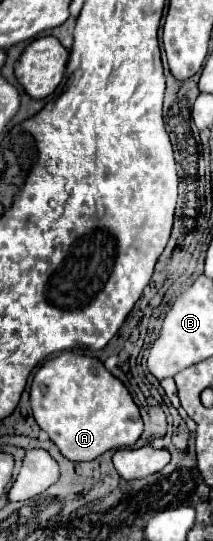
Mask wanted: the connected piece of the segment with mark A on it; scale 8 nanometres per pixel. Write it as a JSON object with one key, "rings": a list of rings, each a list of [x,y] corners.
{"rings":[[[65,351],[45,361],[33,375],[31,409],[37,425],[71,461],[93,461],[109,449],[131,447],[143,433],[143,421],[127,387],[99,359]]]}

